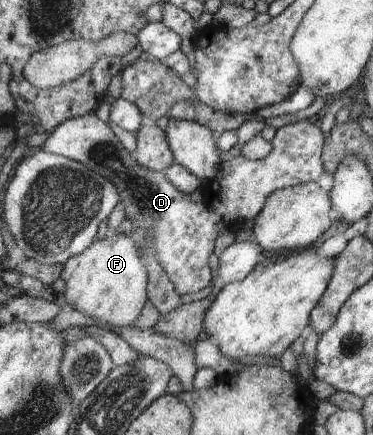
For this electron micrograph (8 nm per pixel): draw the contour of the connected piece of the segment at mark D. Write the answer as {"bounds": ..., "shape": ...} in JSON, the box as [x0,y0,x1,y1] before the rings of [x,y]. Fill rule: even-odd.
{"bounds":[43,112,327,294],"shape":[[[95,112],[84,116],[68,119],[51,132],[43,149],[48,152],[65,156],[66,158],[84,163],[89,169],[105,176],[112,181],[120,191],[121,203],[125,207],[125,217],[133,223],[141,233],[145,242],[152,242],[156,250],[157,259],[165,271],[170,275],[171,281],[176,285],[180,294],[197,293],[211,283],[211,255],[215,251],[217,237],[228,229],[237,230],[236,222],[245,225],[249,220],[255,220],[264,209],[269,195],[281,188],[295,187],[302,183],[319,181],[325,173],[324,147],[327,139],[319,128],[318,122],[301,120],[294,124],[287,124],[279,130],[273,141],[272,152],[262,160],[250,160],[242,153],[228,161],[219,164],[219,173],[213,181],[203,183],[201,188],[202,200],[193,201],[191,195],[181,191],[167,176],[166,173],[155,171],[142,166],[133,154],[121,143],[109,123],[104,123],[95,115]]]}

